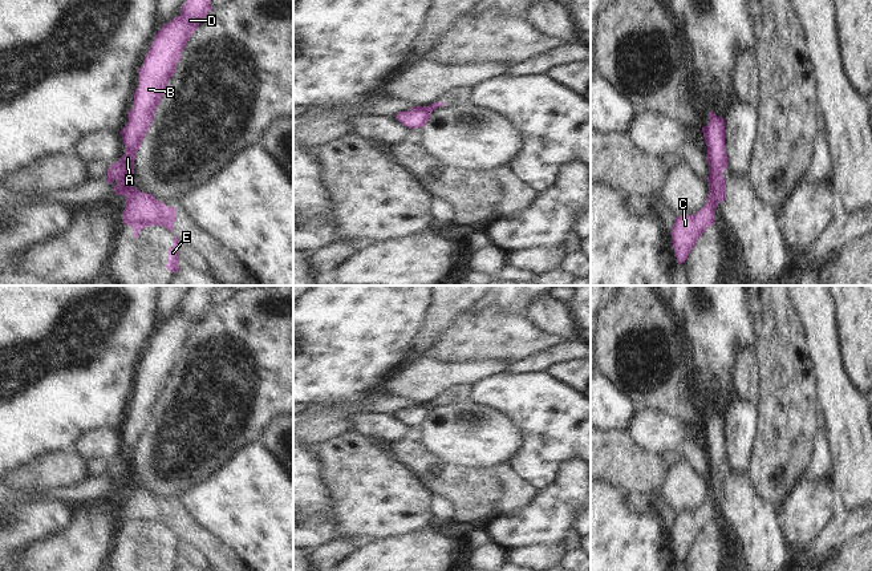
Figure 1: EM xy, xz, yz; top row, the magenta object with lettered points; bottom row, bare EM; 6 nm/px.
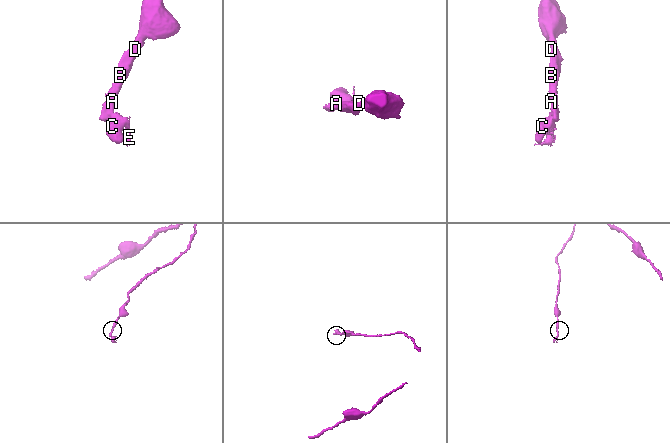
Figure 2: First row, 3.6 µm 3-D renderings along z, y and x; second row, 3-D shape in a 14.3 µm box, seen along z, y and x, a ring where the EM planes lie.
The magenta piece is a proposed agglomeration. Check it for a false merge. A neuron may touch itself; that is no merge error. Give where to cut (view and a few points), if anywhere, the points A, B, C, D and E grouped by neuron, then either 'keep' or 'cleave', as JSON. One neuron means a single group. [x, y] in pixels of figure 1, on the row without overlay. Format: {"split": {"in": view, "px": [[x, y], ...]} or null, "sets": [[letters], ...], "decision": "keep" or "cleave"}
{"split": {"in": "yz", "px": [[709, 486], [717, 501]]}, "sets": [["A", "B", "D"], ["C", "E"]], "decision": "cleave"}

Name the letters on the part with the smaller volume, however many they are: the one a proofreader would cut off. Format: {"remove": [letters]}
{"remove": ["C", "E"]}

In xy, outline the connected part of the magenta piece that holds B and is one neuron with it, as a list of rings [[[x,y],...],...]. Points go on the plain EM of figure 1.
[[[192,286],[183,301],[181,312],[163,321],[146,351],[145,363],[139,365],[139,384],[134,390],[134,405],[129,409],[129,420],[119,429],[125,451],[117,461],[109,462],[108,481],[117,493],[126,493],[134,486],[134,458],[138,446],[153,420],[155,408],[177,368],[182,349],[199,321],[212,307],[211,293],[222,287],[244,292],[268,286]]]

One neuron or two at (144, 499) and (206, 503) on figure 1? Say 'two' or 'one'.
two

